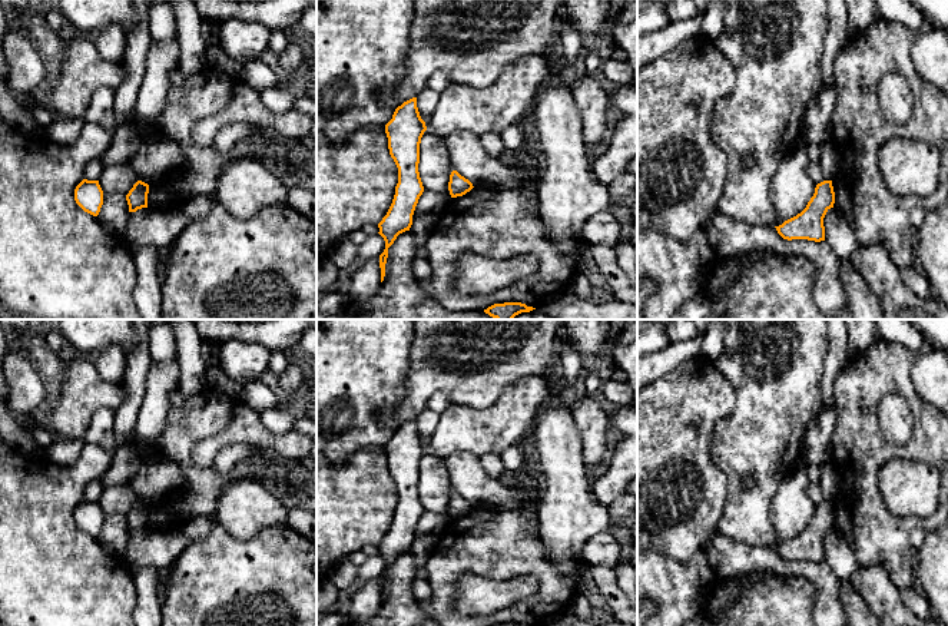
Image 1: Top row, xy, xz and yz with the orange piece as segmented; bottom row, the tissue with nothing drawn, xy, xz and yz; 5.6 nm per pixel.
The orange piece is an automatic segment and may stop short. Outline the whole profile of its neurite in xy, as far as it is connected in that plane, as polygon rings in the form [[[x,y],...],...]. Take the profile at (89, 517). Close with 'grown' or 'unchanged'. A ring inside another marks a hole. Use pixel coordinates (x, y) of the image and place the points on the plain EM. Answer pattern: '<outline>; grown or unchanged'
[[[83,500],[74,510],[74,521],[84,533],[97,537],[103,526],[99,501]]]; unchanged

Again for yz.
[[[823,501],[816,506],[813,517],[801,534],[775,549],[778,554],[788,562],[825,562],[823,539],[826,533],[833,529],[833,524],[835,513],[832,501]]]; unchanged

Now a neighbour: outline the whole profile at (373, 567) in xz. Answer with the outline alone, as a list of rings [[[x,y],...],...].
[[[377,554],[372,557],[367,557],[365,562],[358,567],[358,576],[354,584],[347,589],[342,594],[345,597],[351,597],[355,594],[367,582],[372,579],[378,579],[385,570],[384,559]]]

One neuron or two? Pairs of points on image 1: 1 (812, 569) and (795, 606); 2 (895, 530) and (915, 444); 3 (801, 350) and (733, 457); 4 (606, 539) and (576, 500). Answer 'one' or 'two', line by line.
1: two
2: one
3: one
4: two

